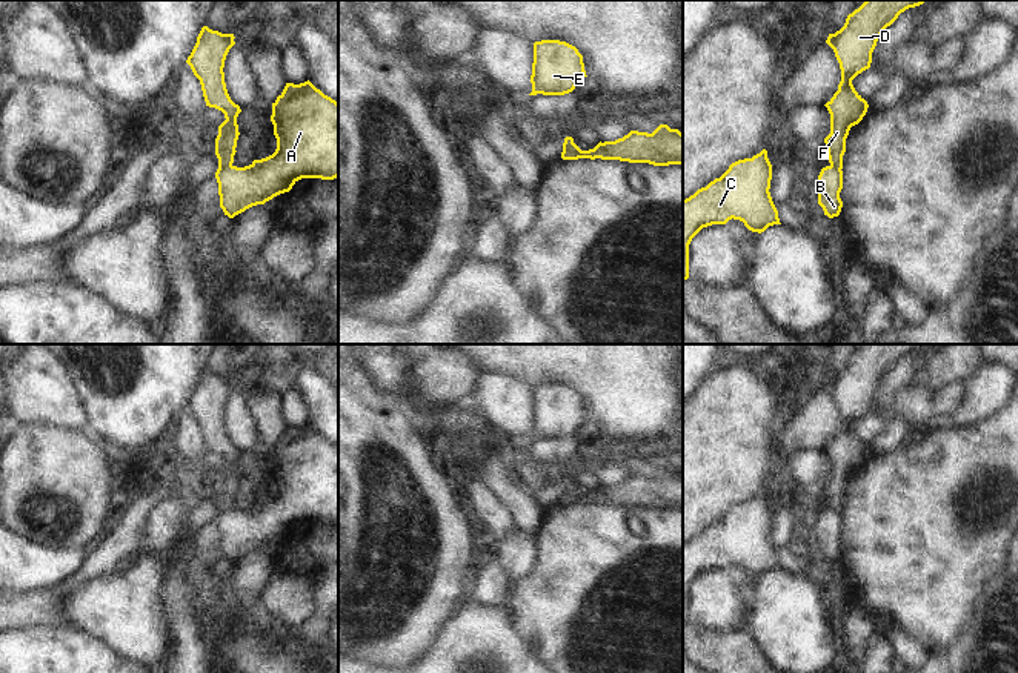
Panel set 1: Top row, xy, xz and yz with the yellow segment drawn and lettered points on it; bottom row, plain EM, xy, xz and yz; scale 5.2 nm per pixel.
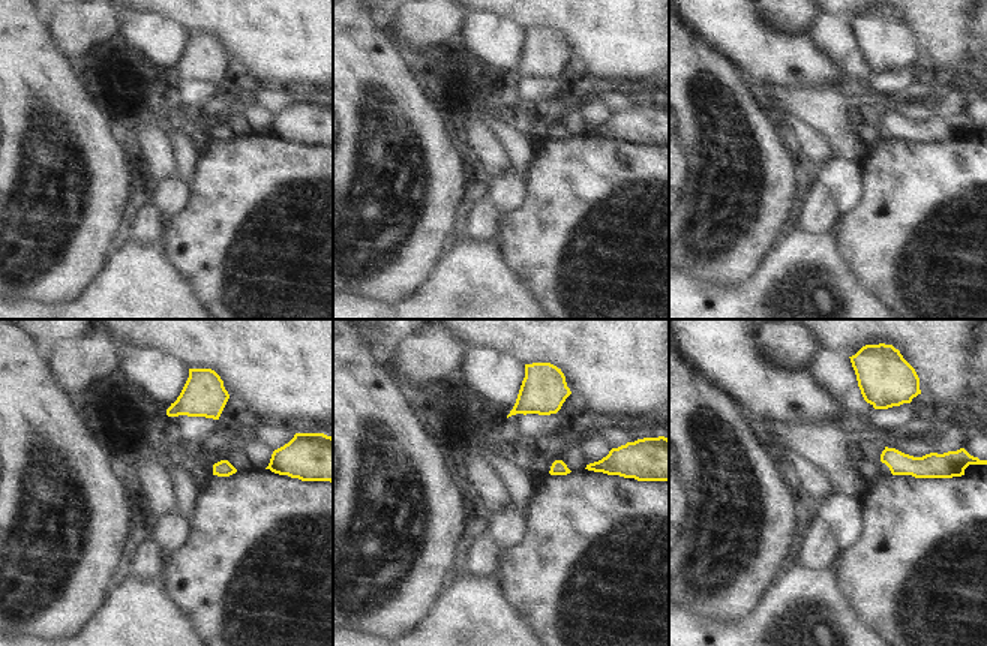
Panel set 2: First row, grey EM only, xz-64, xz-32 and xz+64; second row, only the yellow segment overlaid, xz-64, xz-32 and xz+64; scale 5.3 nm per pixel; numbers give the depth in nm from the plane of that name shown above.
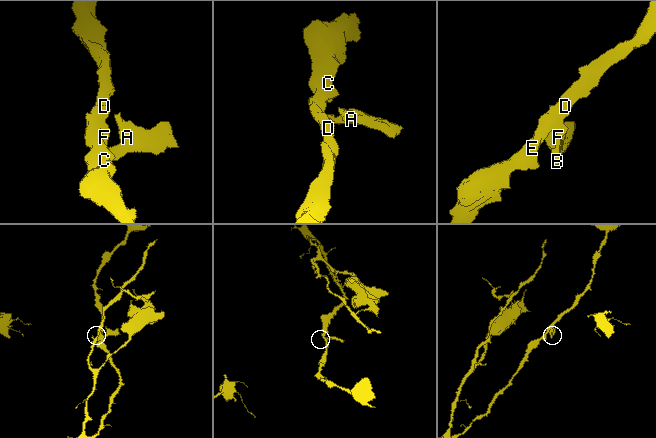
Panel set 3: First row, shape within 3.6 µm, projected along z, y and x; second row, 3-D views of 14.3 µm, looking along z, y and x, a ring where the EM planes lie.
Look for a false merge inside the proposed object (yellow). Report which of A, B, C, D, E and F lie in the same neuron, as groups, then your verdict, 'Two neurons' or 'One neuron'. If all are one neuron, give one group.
Groups: A B / C D E F. Two neurons.

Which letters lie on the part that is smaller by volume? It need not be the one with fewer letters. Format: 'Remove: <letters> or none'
Remove: A, B.

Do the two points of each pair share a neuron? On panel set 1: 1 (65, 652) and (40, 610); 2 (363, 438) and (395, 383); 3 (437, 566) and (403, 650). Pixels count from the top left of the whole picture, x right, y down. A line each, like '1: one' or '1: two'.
1: two
2: two
3: one

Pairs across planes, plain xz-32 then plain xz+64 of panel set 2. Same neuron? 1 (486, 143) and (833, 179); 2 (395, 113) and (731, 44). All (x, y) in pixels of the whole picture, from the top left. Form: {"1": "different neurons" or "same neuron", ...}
{"1": "different neurons", "2": "different neurons"}

